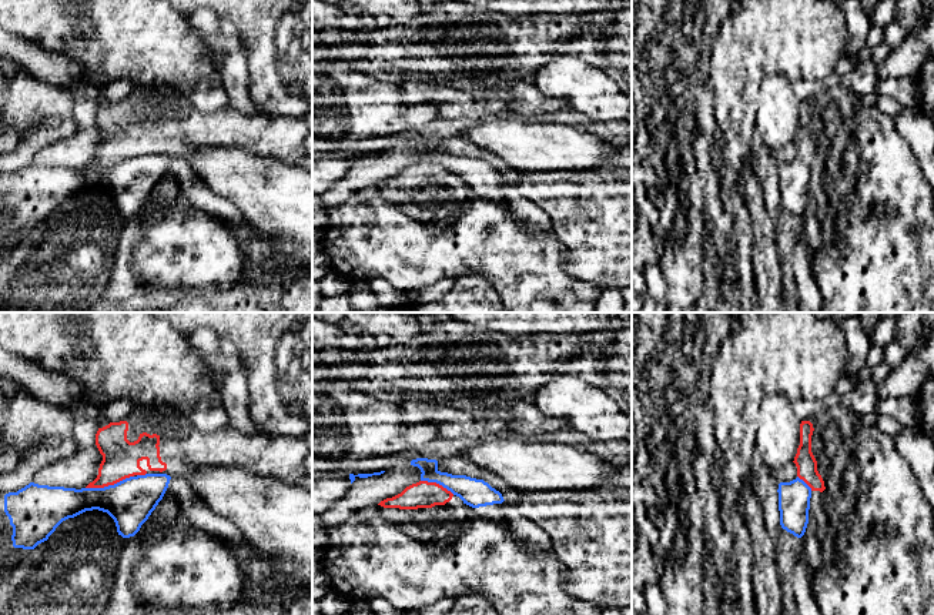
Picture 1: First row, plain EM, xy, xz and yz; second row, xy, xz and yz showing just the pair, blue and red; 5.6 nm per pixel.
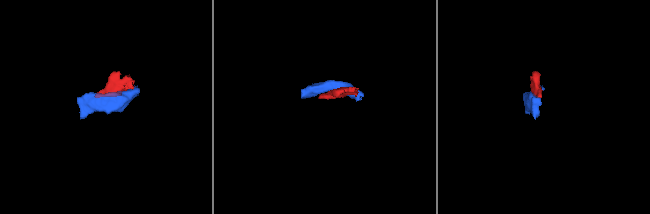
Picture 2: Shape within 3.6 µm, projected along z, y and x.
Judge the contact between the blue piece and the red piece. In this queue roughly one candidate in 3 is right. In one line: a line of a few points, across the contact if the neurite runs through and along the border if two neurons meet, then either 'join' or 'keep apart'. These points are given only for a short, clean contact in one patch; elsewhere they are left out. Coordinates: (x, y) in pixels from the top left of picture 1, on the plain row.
keep apart

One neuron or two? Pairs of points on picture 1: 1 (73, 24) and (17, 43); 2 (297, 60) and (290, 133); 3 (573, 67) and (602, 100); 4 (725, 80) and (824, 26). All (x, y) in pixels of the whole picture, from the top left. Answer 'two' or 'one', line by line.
1: two
2: two
3: one
4: one

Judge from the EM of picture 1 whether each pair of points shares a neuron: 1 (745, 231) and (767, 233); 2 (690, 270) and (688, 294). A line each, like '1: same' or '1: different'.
1: different
2: same

